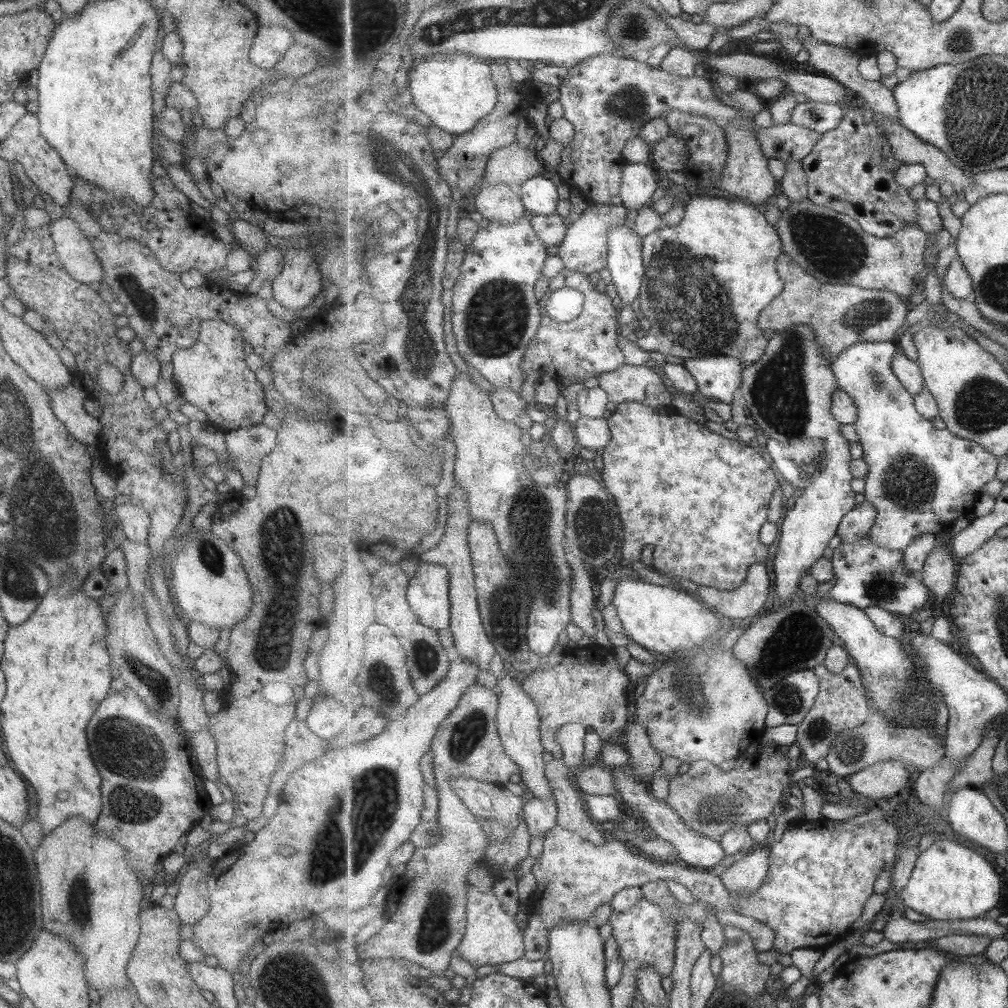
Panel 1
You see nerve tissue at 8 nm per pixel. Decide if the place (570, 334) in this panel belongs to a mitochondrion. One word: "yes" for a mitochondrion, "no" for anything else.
no

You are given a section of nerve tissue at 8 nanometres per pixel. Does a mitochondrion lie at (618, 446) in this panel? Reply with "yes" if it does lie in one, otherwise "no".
no

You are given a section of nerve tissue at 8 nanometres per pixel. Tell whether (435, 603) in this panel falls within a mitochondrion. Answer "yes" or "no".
no

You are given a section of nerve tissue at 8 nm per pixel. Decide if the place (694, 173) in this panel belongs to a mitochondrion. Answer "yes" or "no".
no

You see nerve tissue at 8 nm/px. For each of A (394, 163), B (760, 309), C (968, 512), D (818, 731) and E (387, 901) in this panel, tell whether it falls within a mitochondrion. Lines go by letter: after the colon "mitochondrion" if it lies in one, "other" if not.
A: mitochondrion
B: other
C: other
D: mitochondrion
E: other

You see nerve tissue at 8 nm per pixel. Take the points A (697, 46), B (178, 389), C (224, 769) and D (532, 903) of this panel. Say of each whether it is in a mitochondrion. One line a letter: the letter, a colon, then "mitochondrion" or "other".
A: other
B: other
C: other
D: other

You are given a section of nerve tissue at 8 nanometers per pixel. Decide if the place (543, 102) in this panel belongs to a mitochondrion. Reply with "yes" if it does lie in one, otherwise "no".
no

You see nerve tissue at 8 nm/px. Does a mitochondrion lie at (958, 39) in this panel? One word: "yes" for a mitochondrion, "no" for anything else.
yes

